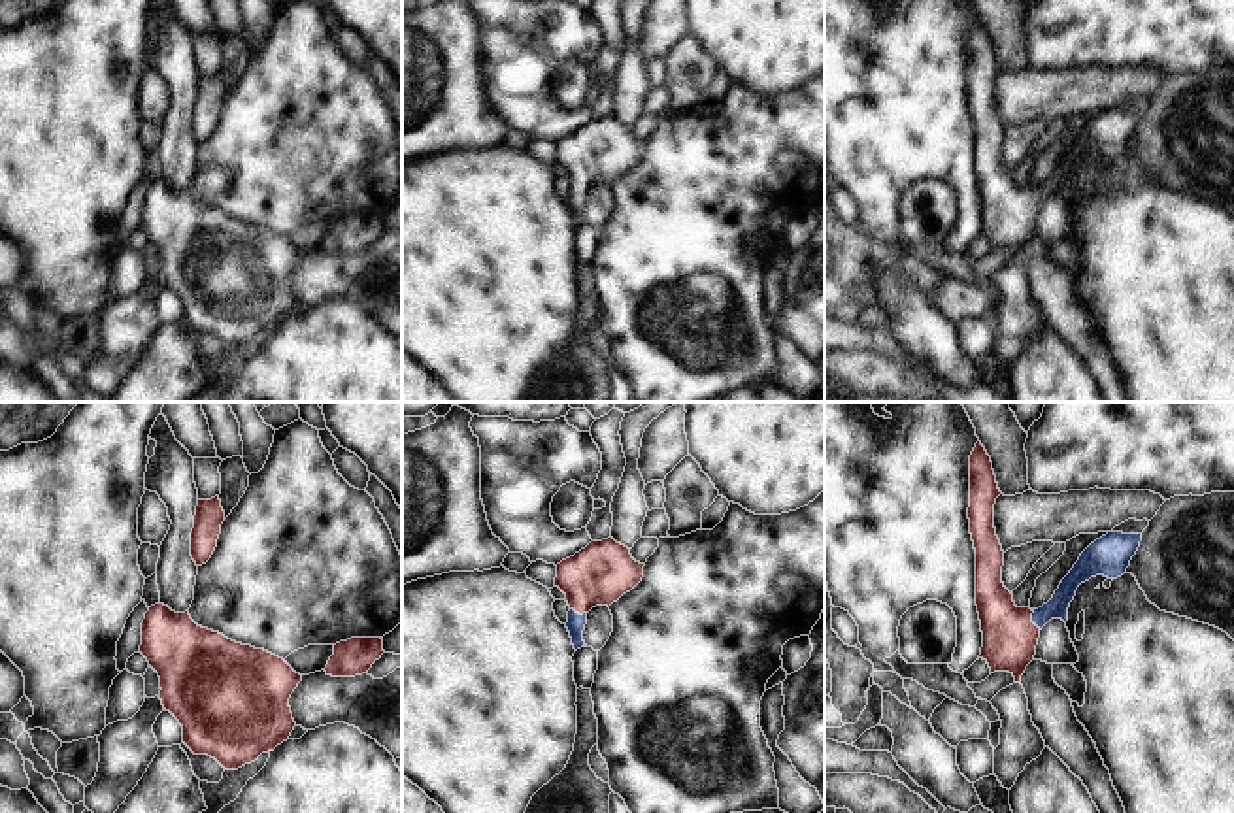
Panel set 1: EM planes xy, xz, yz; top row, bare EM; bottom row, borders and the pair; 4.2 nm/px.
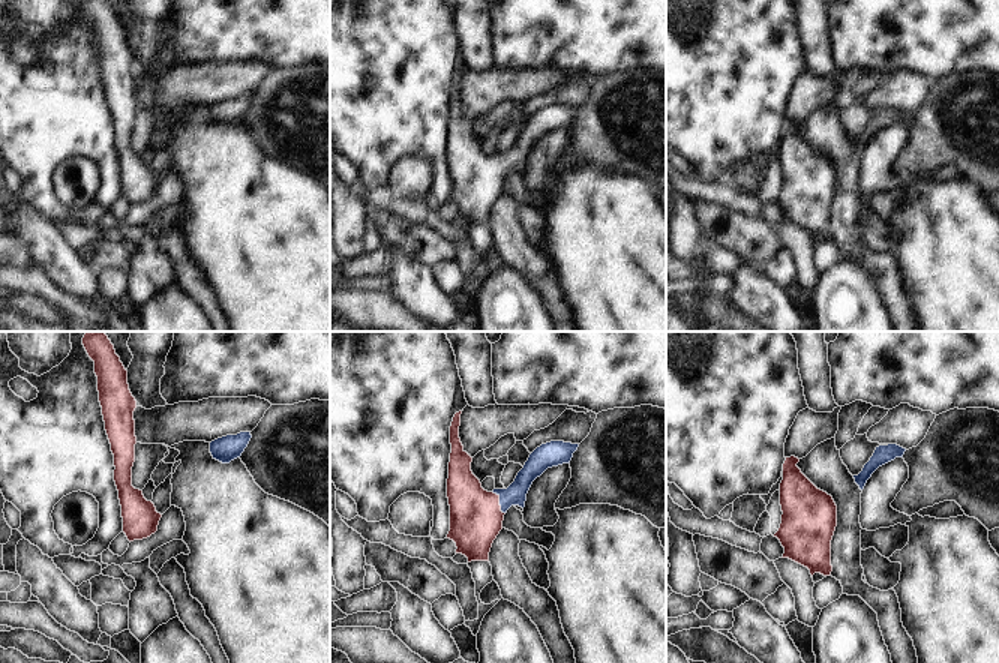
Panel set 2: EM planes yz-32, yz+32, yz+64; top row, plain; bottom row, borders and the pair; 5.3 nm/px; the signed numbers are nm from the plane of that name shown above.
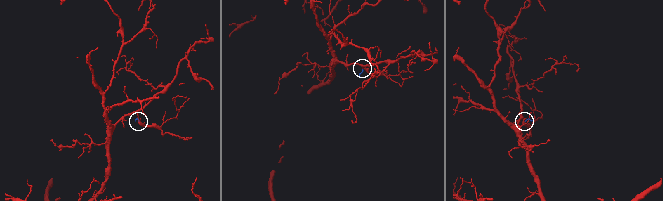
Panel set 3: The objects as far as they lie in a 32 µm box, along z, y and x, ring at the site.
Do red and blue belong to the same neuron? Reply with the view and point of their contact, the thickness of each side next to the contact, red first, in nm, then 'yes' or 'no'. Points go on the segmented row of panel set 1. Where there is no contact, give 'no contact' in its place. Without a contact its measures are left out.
meets red in yz at (1031, 619); 240 nm thick on the red side, 100 nm on the other; yes

